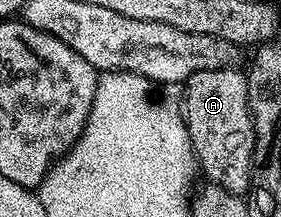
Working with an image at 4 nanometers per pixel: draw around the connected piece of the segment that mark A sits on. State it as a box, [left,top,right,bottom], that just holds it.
[183,67,257,195]

